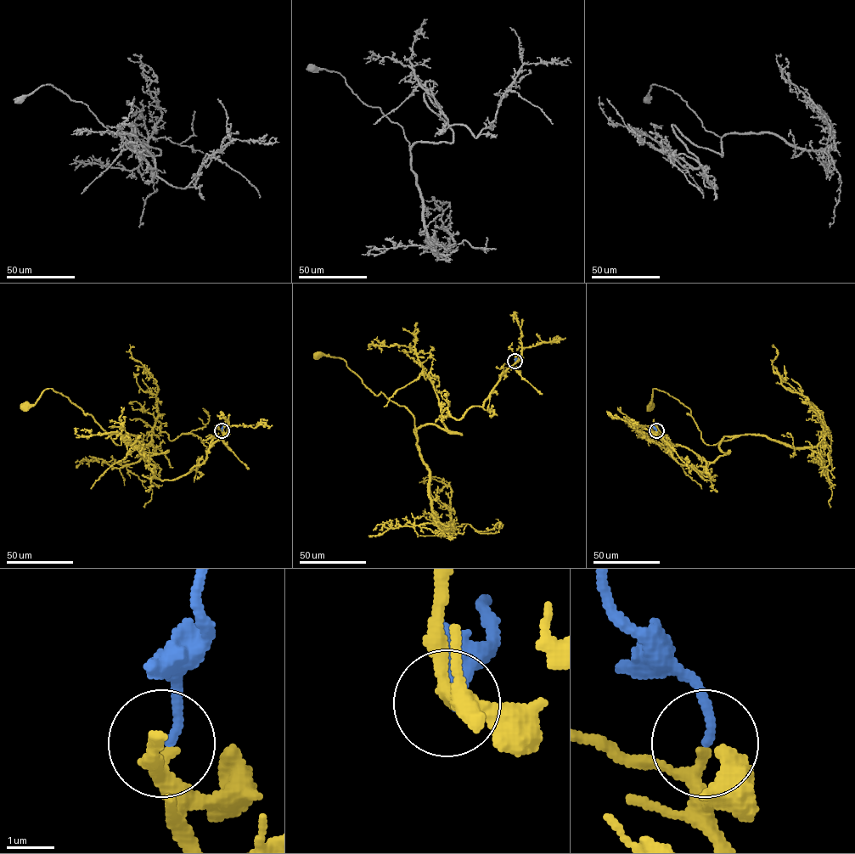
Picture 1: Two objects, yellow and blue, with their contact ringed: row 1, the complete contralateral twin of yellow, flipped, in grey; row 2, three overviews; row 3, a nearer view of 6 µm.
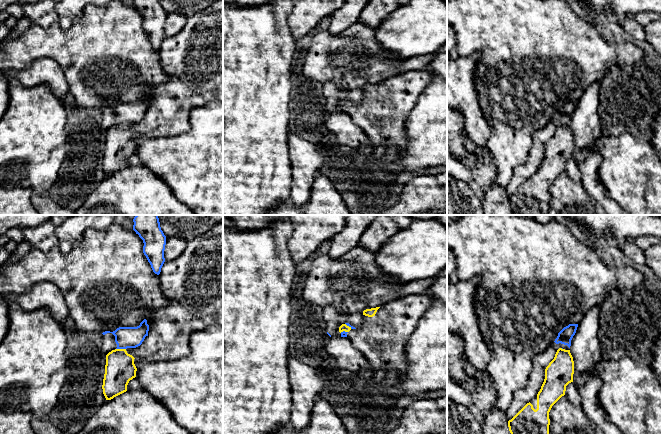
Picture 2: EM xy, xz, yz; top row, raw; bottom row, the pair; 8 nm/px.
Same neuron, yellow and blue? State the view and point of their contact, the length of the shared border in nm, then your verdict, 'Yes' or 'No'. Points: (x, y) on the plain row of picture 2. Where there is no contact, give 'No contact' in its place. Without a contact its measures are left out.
Touches yellow at xy (121, 125). Shared border 80 nm. No

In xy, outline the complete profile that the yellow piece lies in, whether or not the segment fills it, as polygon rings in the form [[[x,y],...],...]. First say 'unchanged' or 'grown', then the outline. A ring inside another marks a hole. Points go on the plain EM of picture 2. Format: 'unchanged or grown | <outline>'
grown | [[[216,0],[206,9],[189,16],[184,27],[177,35],[164,38],[158,52],[163,70],[170,76],[170,80],[156,86],[151,91],[148,111],[140,122],[115,125],[106,131],[102,161],[106,176],[111,176],[127,167],[129,157],[136,153],[135,134],[156,138],[172,137],[186,133],[191,128],[190,113],[193,109],[214,100],[223,101],[223,0]]]

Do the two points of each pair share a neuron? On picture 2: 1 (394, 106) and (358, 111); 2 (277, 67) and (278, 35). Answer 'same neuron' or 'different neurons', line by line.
1: same neuron
2: same neuron

